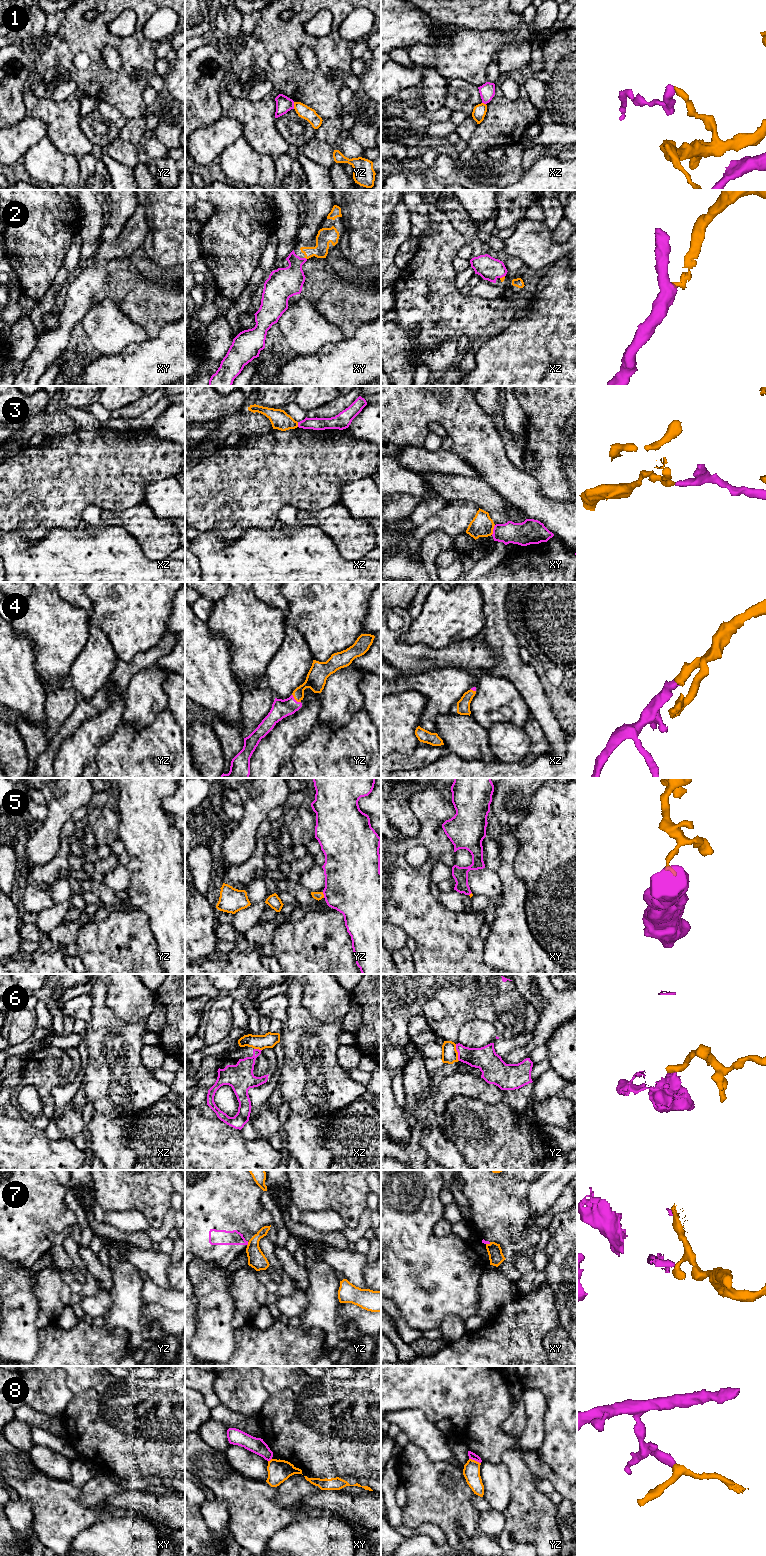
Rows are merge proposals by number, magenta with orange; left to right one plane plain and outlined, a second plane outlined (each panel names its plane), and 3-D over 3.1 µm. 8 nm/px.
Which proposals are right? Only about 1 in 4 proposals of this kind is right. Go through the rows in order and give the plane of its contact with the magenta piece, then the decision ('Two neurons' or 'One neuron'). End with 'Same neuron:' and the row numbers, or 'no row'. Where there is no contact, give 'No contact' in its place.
1: Touches magenta in yz. Two neurons
2: Touches magenta in xy. One neuron
3: Touches magenta in xy. Two neurons
4: Touches magenta in yz. One neuron
5: Touches magenta in yz. Two neurons
6: Touches magenta in yz. Two neurons
7: Touches magenta in yz. Two neurons
8: Touches magenta in yz. Two neurons
Same neuron: 2, 4

